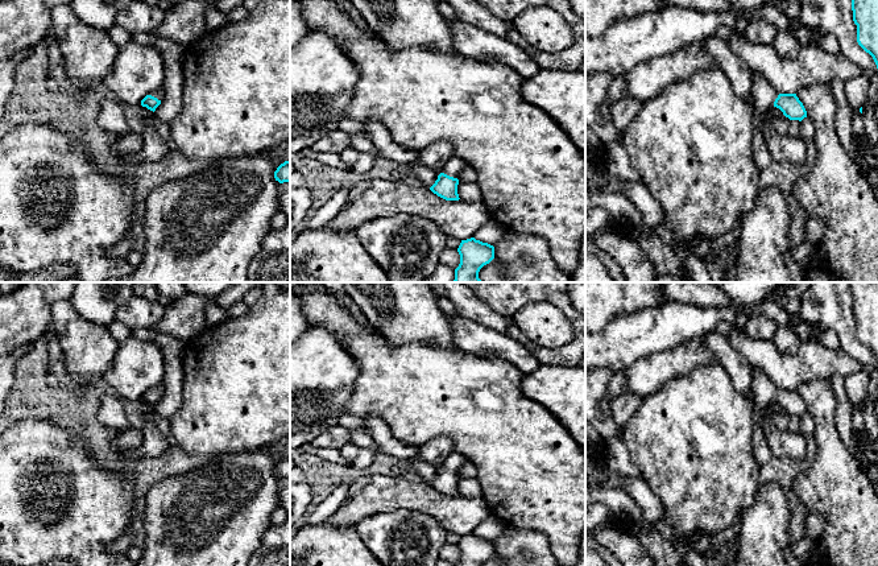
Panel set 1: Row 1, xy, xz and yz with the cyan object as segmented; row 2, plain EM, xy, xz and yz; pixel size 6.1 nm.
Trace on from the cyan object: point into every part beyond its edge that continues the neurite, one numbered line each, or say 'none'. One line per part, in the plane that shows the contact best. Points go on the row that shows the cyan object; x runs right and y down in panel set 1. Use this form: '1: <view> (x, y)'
1: xz (452, 168)

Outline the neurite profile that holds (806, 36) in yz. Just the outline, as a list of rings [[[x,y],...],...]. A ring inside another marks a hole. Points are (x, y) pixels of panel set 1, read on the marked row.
[[[766,5],[742,15],[749,22],[754,20],[763,20],[776,26],[778,30],[791,32],[800,46],[808,46],[817,42],[825,33],[820,28],[809,28],[799,21],[790,18],[779,5]]]

